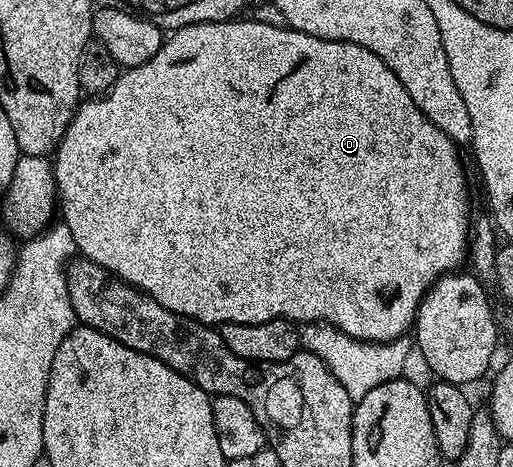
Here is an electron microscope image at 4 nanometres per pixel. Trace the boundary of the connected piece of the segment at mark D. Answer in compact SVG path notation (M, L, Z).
M233 24L233 25L188 25L169 32L168 38L162 47L144 65L123 70L118 80L112 85L112 89L104 95L90 97L74 112L74 119L68 125L64 137L58 142L58 150L53 152L52 164L57 187L57 202L60 204L61 222L68 225L72 233L77 254L83 259L91 259L96 265L100 265L105 271L110 271L118 279L131 283L133 287L150 295L164 309L172 309L172 313L183 315L189 319L195 319L197 323L207 325L221 325L223 323L263 323L273 319L289 319L299 324L321 324L325 321L329 326L337 327L348 337L362 339L365 343L390 343L393 339L403 338L413 328L414 316L418 314L418 306L422 298L428 293L428 289L441 275L449 275L461 263L468 259L468 244L472 234L472 214L470 215L470 187L466 184L466 171L462 168L462 159L458 156L459 144L453 143L408 97L408 89L400 85L400 77L376 57L368 49L364 49L355 43L344 41L328 41L320 37L312 37L308 33L300 33L288 26L276 25Z

